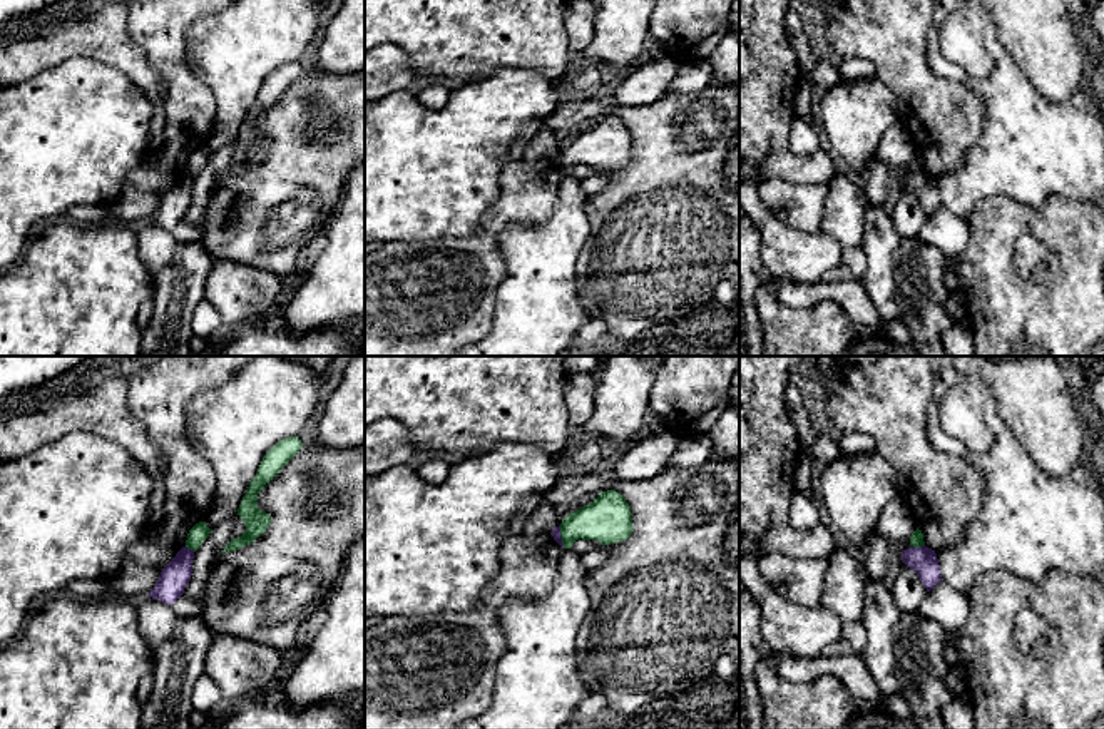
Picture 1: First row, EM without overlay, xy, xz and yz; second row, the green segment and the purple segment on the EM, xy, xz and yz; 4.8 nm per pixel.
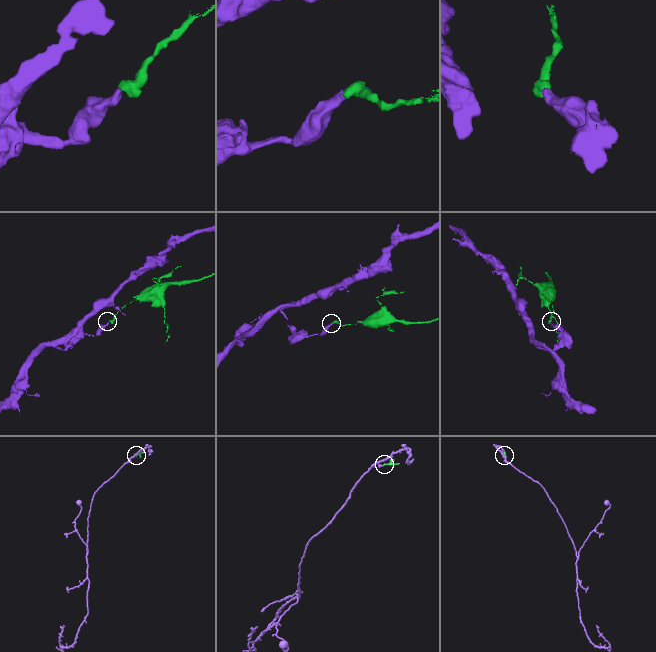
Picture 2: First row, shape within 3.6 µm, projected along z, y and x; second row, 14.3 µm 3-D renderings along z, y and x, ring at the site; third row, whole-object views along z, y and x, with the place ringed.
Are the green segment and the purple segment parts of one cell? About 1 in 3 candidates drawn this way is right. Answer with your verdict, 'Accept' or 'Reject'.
Reject

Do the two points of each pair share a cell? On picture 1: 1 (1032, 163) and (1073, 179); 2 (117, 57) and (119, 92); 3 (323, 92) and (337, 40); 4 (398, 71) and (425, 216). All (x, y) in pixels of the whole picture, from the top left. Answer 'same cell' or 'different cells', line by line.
1: same cell
2: different cells
3: different cells
4: different cells

